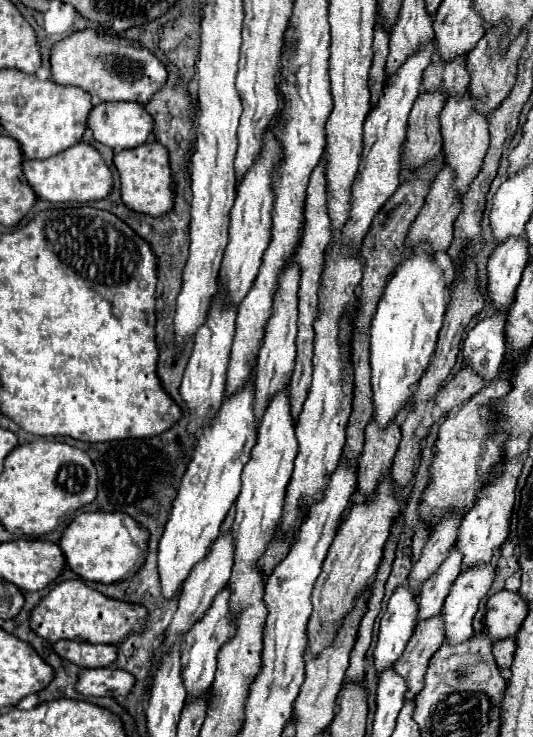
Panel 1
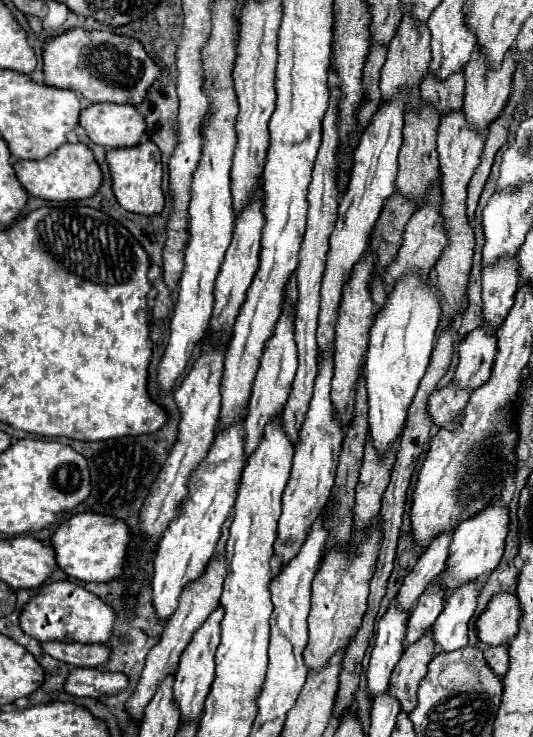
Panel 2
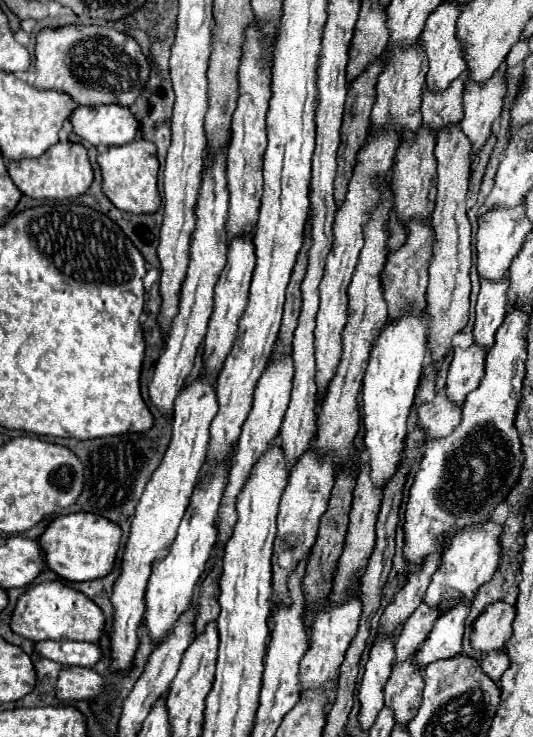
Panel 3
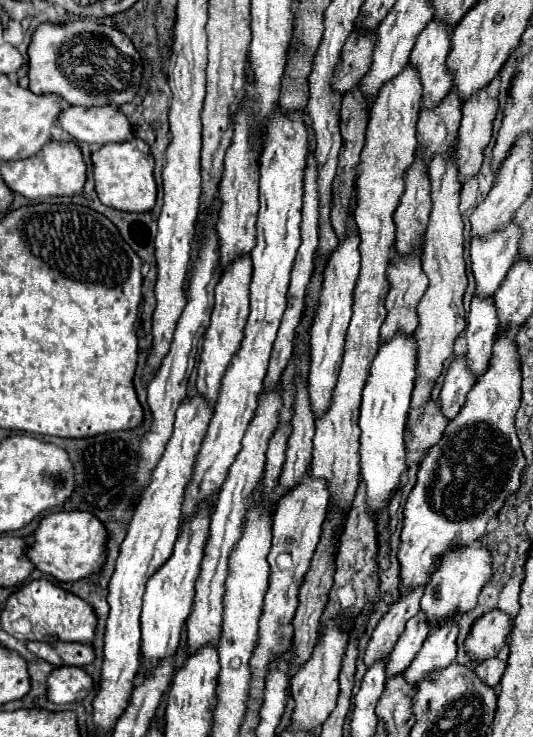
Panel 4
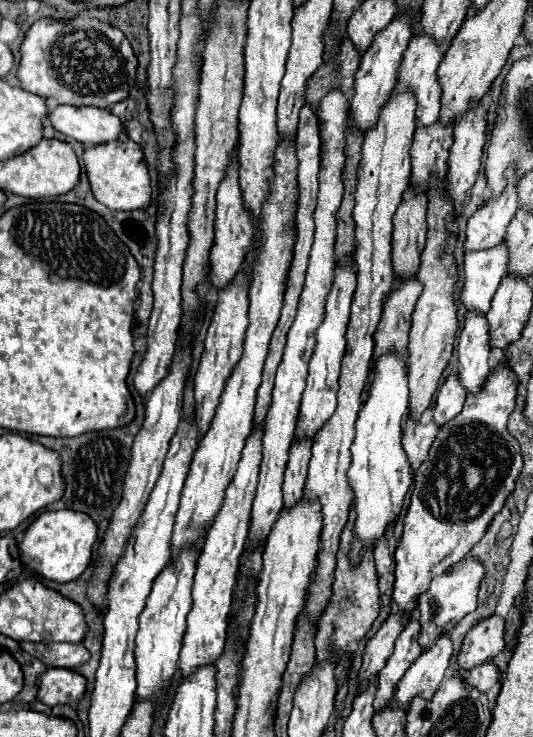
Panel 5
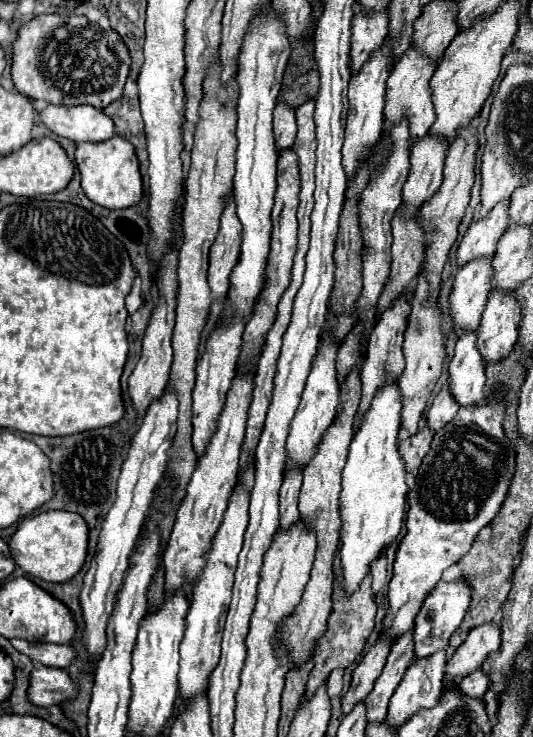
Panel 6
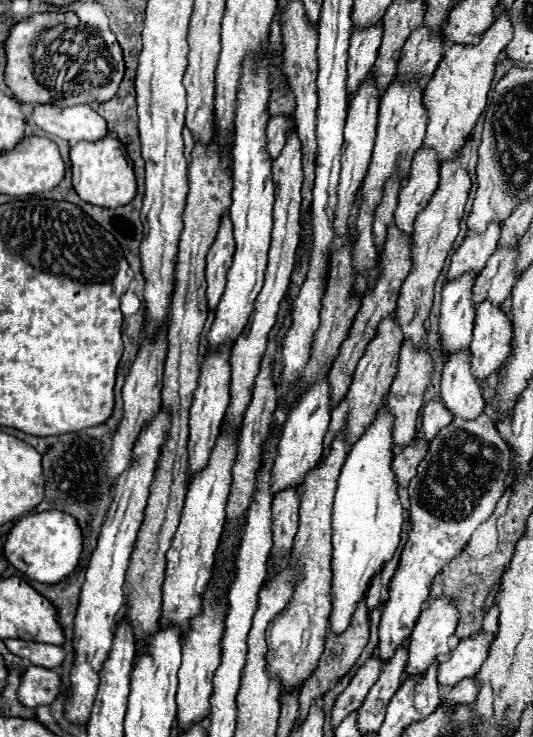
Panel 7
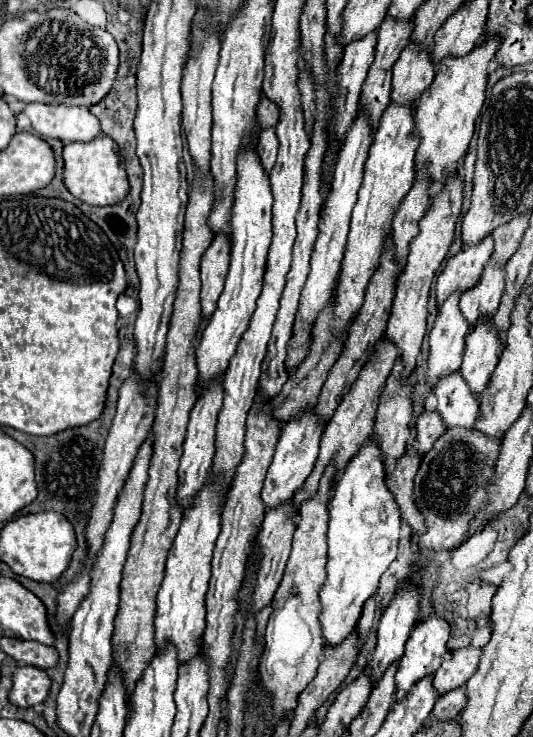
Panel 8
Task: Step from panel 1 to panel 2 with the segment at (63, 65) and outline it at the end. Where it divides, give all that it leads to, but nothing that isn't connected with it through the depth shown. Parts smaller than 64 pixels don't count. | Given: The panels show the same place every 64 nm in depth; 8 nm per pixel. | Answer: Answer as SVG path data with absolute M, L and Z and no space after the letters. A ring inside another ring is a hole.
M74 28L68 30L56 38L52 38L44 46L44 82L56 88L68 88L80 94L82 98L88 98L92 102L116 102L116 104L140 104L144 102L148 90L162 74L160 66L146 54L144 46L128 36L118 36L114 32L106 30L82 30Z

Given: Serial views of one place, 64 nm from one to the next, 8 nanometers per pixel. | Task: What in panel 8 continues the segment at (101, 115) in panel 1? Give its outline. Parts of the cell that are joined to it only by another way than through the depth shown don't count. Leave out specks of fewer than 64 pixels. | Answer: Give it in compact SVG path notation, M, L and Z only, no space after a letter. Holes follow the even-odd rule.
M28 104L24 114L32 120L34 130L44 138L58 138L64 142L90 142L102 134L100 120L88 108L66 108L64 104Z

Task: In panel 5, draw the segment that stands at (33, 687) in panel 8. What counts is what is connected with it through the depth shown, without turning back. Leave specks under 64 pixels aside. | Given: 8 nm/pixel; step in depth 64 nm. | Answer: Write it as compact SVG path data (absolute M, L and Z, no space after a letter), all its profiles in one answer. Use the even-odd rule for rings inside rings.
M48 668L40 676L38 700L48 706L78 704L86 692L86 678L70 668Z

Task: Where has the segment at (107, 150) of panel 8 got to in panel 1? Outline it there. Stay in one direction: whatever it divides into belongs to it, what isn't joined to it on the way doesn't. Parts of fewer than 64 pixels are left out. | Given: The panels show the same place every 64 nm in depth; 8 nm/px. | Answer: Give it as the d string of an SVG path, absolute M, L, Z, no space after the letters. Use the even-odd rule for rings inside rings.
M150 140L138 148L122 150L114 156L114 164L120 172L122 180L122 200L128 208L150 214L150 216L164 216L174 208L174 188L172 188L172 170L168 150L158 142Z

